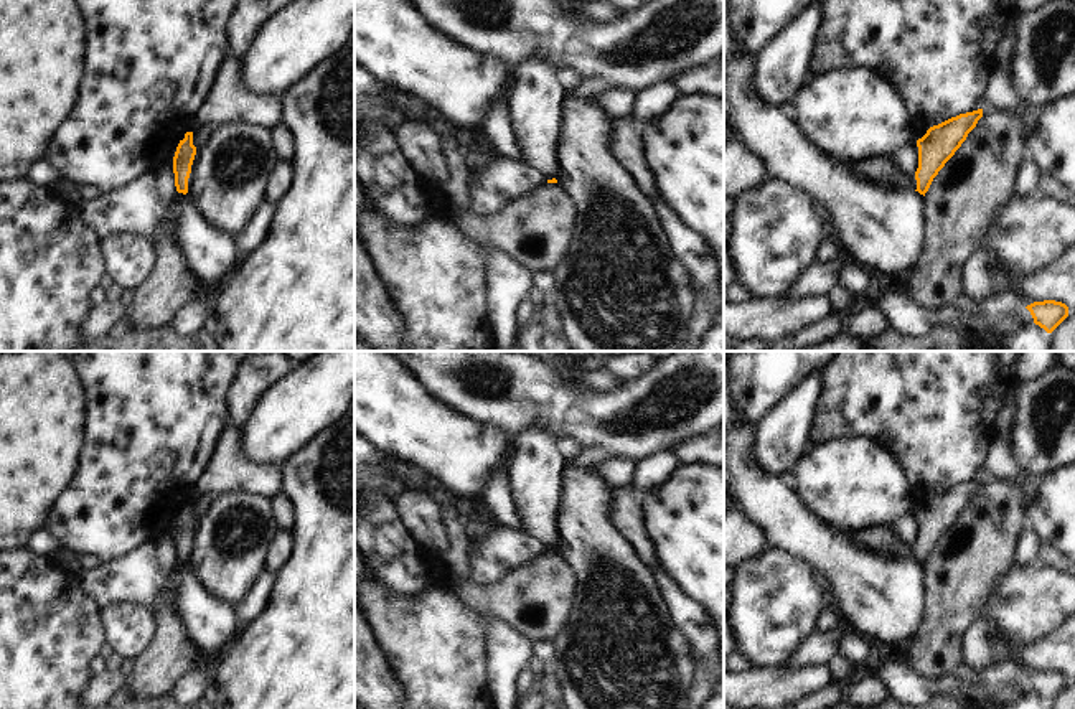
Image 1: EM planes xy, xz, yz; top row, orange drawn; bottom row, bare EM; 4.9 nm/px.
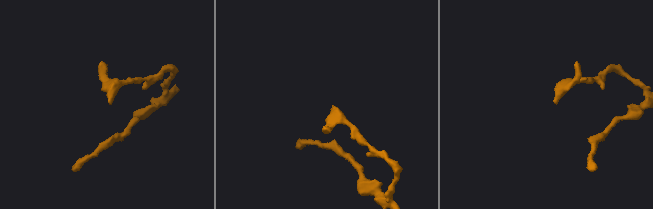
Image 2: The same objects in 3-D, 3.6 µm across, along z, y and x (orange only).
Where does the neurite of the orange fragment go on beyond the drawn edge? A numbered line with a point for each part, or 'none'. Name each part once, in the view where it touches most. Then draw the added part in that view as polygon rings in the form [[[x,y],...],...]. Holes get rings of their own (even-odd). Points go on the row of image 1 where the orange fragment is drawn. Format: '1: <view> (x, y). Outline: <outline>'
none.

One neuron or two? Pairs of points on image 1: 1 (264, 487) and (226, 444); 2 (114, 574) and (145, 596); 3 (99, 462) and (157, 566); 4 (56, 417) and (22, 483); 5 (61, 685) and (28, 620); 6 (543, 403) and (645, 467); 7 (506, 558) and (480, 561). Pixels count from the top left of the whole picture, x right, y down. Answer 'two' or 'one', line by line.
1: one
2: one
3: two
4: one
5: one
6: two
7: one

